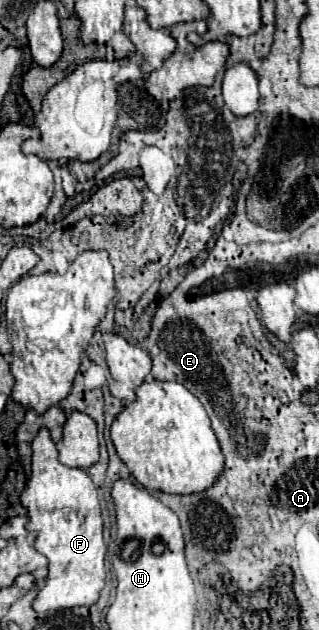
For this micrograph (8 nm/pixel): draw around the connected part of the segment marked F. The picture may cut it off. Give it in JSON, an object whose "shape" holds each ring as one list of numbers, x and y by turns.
{"shape":[[42,428,38,436,32,442,32,478,28,486,24,488,20,500,22,506,28,510,28,530,38,532,36,538,36,550,48,558,48,580,46,586,38,592,34,600,34,610,36,612,46,612,46,610,62,610,62,608,76,608,76,606,92,606,96,604,100,590,104,588,104,578,106,578,106,568,104,568,104,558,106,558,106,544,102,538,102,516,100,516,100,500,96,494,96,486,90,480,90,476,80,470,80,468,70,468,58,462,58,450,50,438,50,430]]}

